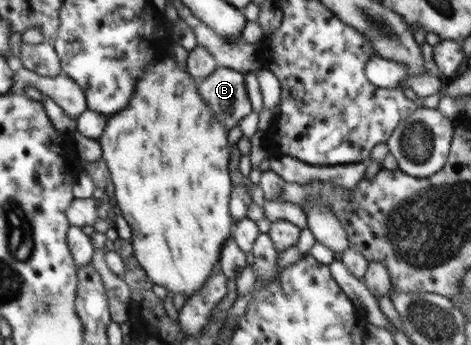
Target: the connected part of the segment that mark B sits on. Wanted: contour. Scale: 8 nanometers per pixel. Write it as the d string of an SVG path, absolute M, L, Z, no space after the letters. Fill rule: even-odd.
M217 66L217 68L206 78L198 83L198 91L206 105L213 111L213 116L229 132L241 119L253 112L244 74L232 68Z

